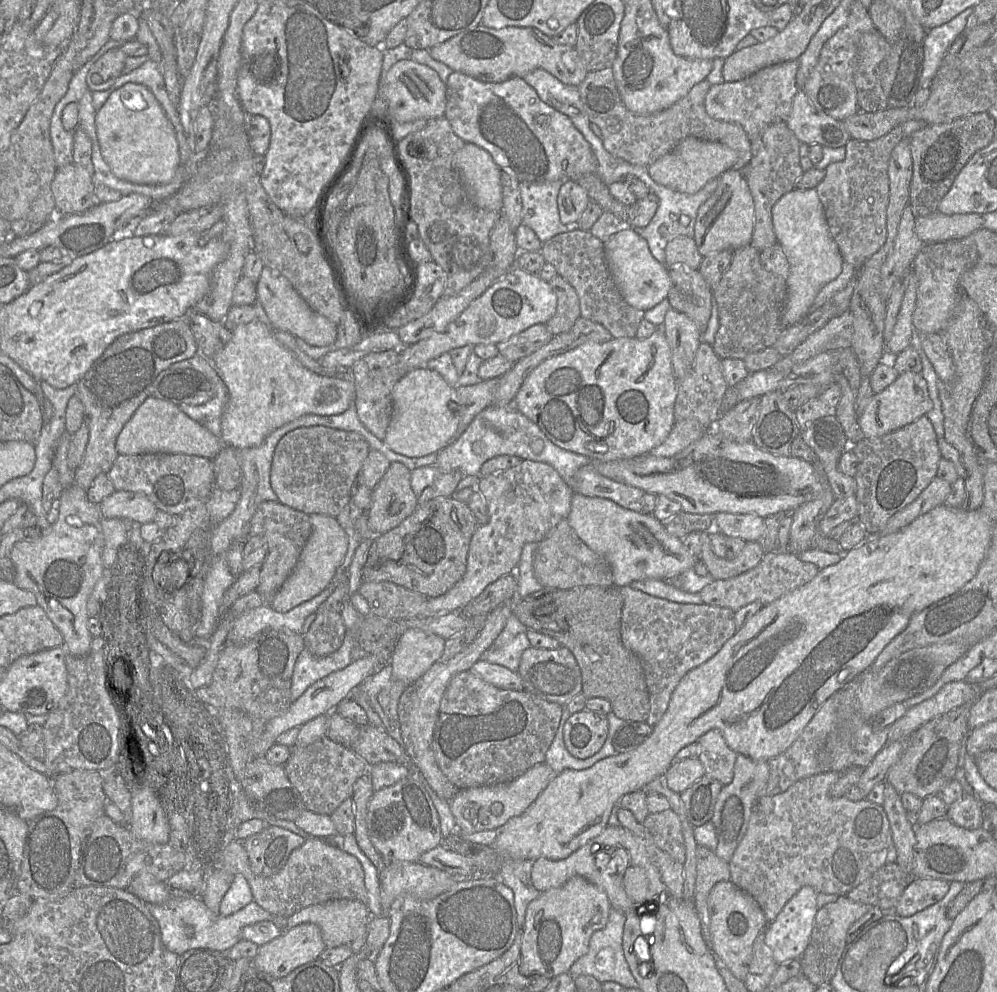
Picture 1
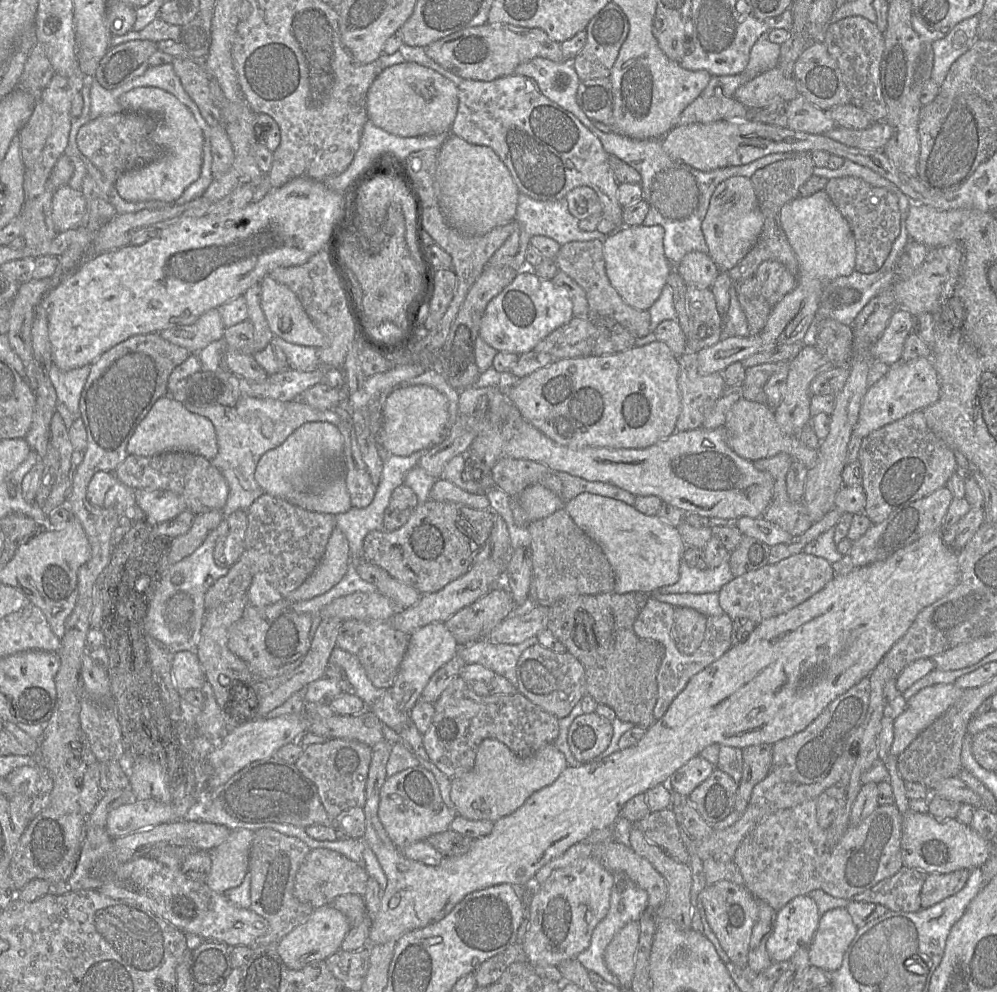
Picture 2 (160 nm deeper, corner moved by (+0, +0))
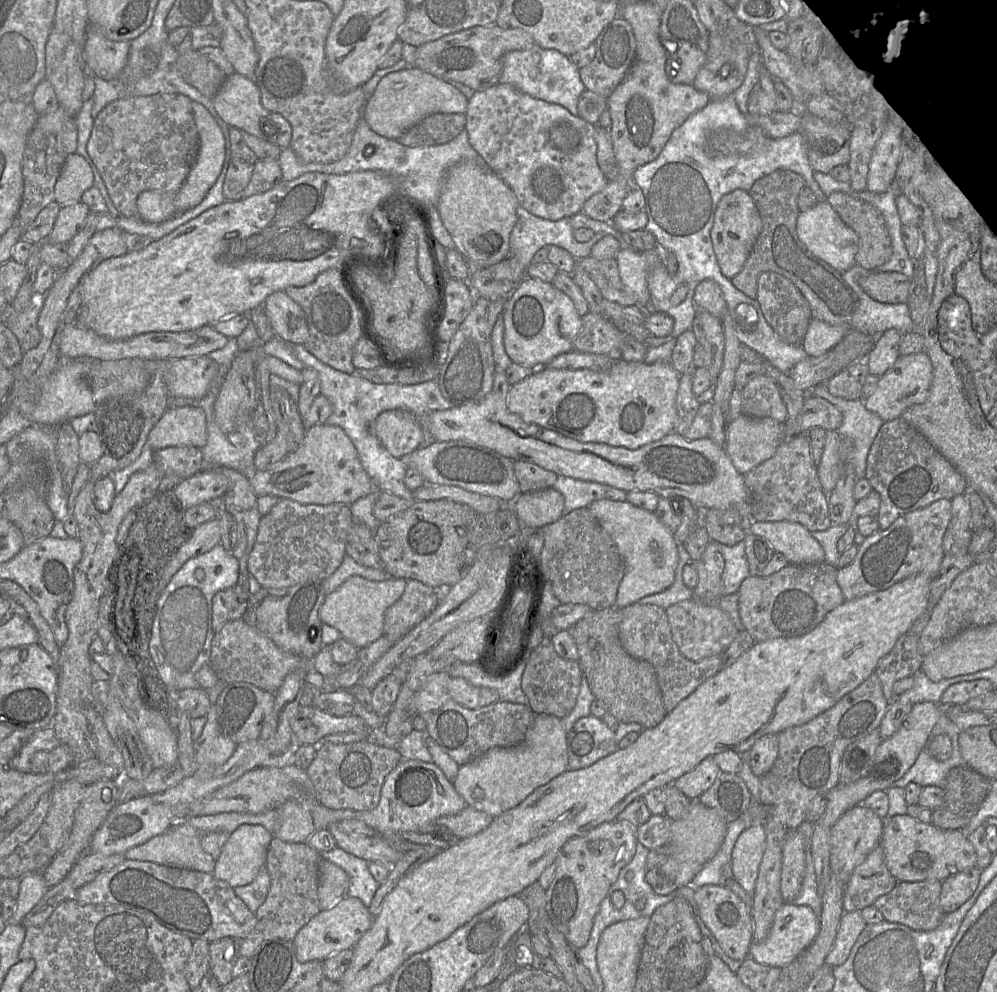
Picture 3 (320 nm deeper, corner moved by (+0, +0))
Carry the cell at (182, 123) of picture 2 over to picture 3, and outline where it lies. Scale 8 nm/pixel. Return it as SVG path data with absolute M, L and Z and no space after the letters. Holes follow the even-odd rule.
M192 101L192 110L195 125L199 135L199 151L184 184L177 193L166 193L158 190L146 190L140 193L137 206L142 219L159 223L198 205L220 175L225 159L226 141L224 134L216 120L205 106L197 101Z

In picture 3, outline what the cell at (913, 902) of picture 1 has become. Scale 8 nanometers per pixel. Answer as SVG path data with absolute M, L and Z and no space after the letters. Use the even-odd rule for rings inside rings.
M976 867L966 868L942 881L939 904L947 914L958 909L975 892L981 870Z

